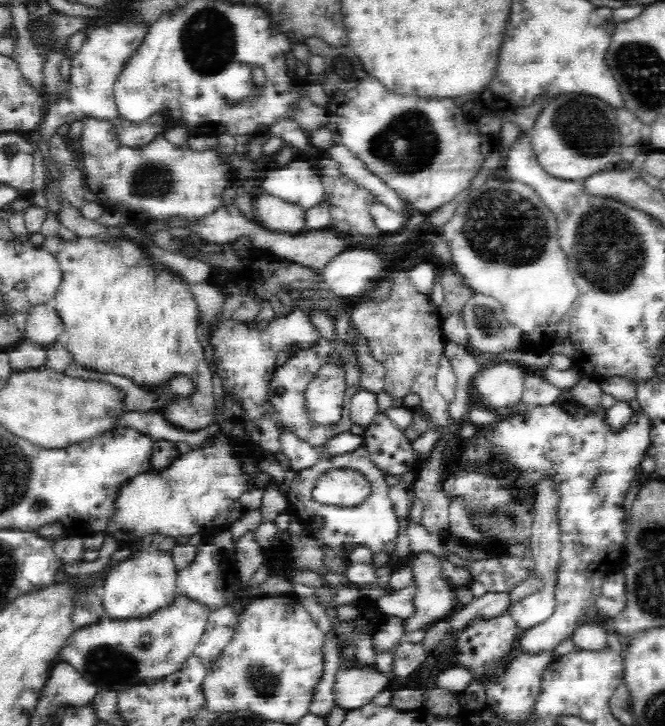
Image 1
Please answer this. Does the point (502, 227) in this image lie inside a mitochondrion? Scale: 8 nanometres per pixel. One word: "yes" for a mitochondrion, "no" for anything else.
yes

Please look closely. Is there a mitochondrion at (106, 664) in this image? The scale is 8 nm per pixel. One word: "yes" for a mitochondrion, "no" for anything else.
yes

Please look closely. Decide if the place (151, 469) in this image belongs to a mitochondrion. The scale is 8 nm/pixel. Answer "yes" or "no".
no

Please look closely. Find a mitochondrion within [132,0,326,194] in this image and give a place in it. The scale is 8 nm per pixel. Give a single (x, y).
(208, 38)

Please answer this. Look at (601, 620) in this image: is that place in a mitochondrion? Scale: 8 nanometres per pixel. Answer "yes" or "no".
no

